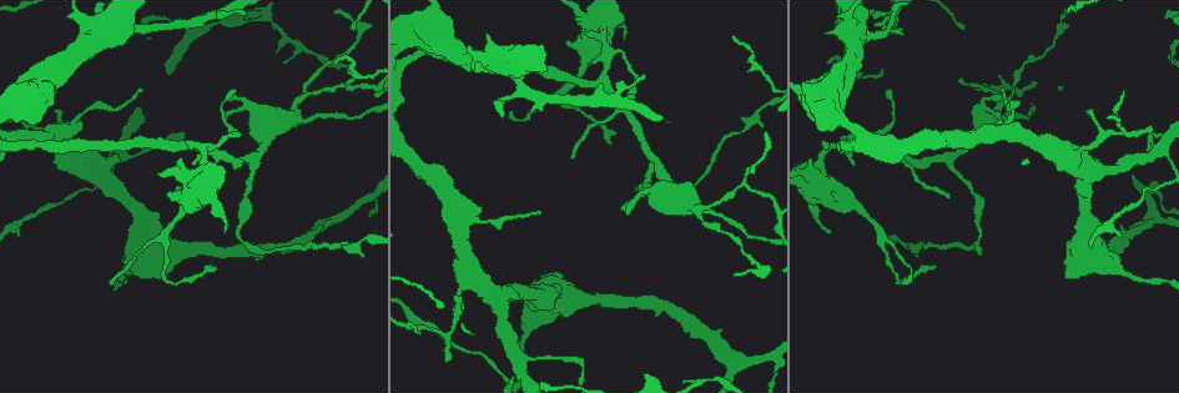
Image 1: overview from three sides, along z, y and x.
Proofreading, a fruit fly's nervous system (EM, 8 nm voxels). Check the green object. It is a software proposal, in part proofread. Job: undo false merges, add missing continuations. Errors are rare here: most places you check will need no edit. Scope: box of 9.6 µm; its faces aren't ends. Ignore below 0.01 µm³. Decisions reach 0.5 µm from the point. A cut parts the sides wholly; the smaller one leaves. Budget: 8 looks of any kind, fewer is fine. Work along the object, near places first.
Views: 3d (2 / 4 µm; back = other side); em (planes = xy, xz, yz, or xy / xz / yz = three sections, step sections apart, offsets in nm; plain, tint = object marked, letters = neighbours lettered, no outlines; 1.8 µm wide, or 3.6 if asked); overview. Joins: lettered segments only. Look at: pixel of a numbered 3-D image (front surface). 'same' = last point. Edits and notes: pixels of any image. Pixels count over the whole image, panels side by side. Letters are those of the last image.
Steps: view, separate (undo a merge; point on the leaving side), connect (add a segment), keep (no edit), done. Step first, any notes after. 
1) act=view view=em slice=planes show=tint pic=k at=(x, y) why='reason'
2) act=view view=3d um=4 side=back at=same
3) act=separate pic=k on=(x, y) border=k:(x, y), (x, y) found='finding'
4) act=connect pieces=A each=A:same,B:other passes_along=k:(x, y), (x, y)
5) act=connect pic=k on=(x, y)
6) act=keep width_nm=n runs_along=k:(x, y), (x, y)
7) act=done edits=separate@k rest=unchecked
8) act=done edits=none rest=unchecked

act=view view=em slice=planes show=letters pic=1 at=(1168, 16) why='an open end'

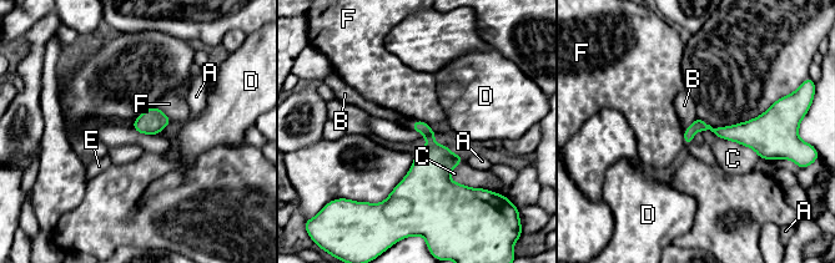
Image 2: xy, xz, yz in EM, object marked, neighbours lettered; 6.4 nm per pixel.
act=keep each=A:other,B:other,C:other,D:other,E:other,F:other found='none of them fits'

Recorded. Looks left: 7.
act=view view=3d um=2 pic=1 at=(1001, 100) why='four arms meet'

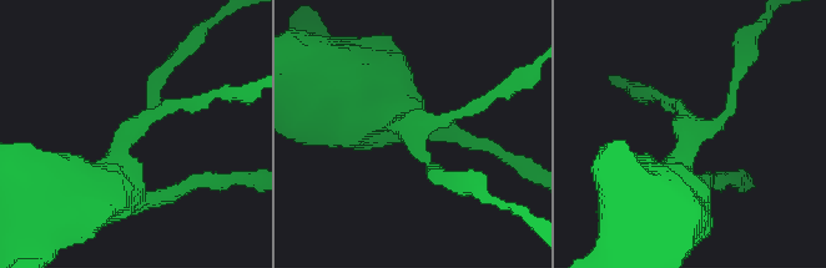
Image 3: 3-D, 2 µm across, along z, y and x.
act=view view=em slice=xz step=8 show=tint pic=3 at=(135, 127) arms=4

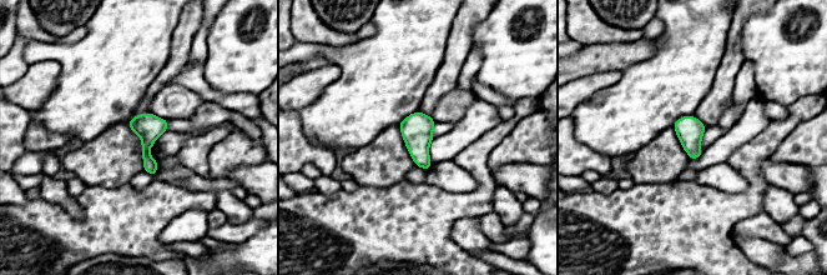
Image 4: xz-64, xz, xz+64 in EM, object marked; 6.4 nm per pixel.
act=view view=em slice=planes show=letters at=same

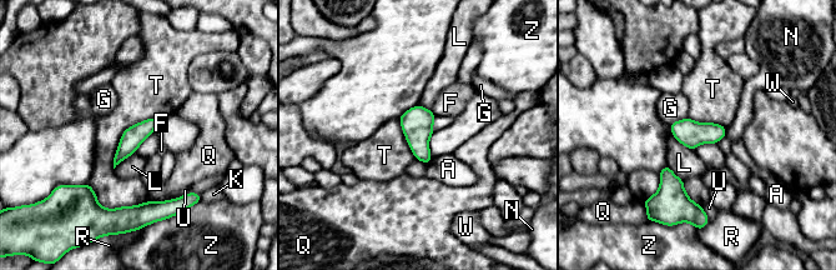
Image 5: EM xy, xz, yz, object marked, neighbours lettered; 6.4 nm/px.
act=keep each=A:other,F:other,G:other,K:other,L:other,N:other,Q:other,R:other,T:other,U:other,W:other,Z:other found='one cell here'

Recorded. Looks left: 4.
act=view view=em slice=xz step=16 show=tint pic=1 at=(1125, 133) why='abrupt turn'

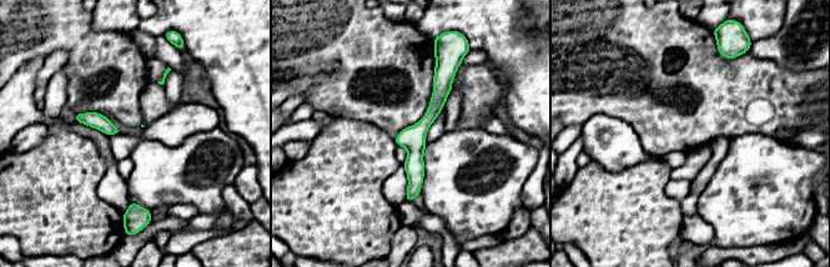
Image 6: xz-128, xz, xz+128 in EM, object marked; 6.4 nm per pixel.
act=view view=em slice=planes show=letters at=same

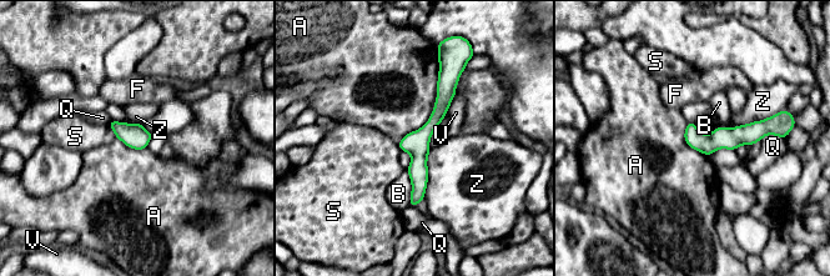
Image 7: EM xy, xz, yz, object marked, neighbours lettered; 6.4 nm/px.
act=keep longest_contact=A:650nm each=A:other,B:other,F:other,Q:other,S:other,V:other,Z:other border=7:(438, 56), (432, 114), (397, 144) found='all the same cell'

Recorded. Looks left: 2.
act=done edits=none rest=unchecked

